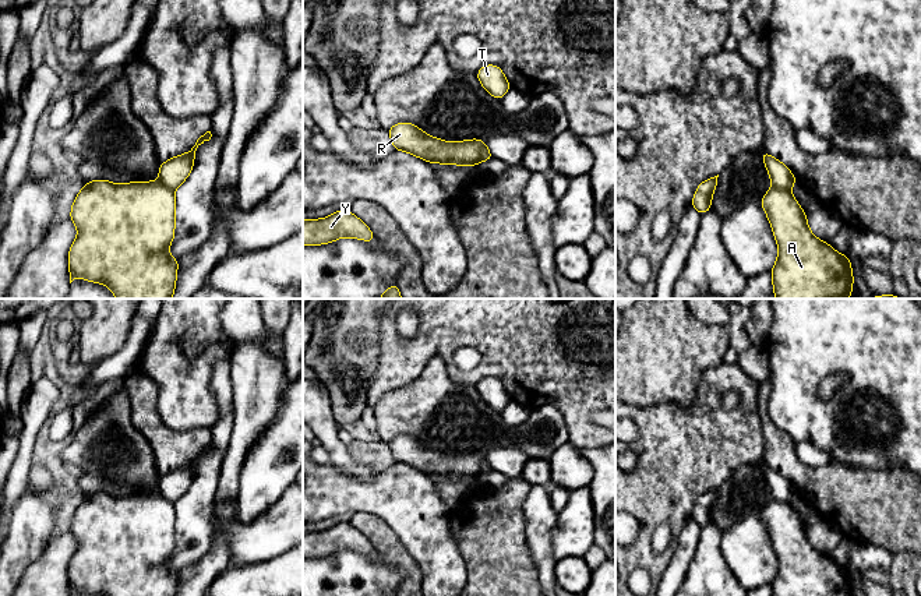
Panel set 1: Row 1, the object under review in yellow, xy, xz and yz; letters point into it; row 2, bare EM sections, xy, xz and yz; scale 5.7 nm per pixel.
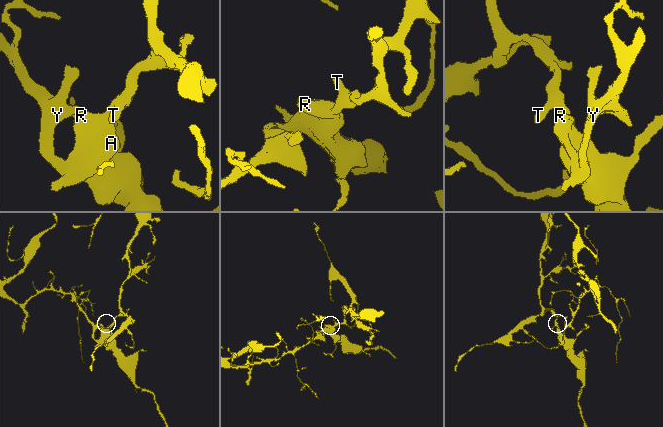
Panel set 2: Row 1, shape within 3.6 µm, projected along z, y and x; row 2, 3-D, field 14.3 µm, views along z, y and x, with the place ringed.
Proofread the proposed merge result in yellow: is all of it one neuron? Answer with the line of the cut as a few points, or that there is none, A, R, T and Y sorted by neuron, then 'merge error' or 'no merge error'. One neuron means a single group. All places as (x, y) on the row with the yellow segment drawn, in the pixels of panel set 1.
yz (772, 186), (789, 190) | A R Y / T | merge error

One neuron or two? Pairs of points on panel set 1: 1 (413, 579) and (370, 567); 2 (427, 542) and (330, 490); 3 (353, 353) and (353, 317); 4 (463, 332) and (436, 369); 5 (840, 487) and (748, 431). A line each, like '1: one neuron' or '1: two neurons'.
1: two neurons
2: one neuron
3: one neuron
4: two neurons
5: two neurons

